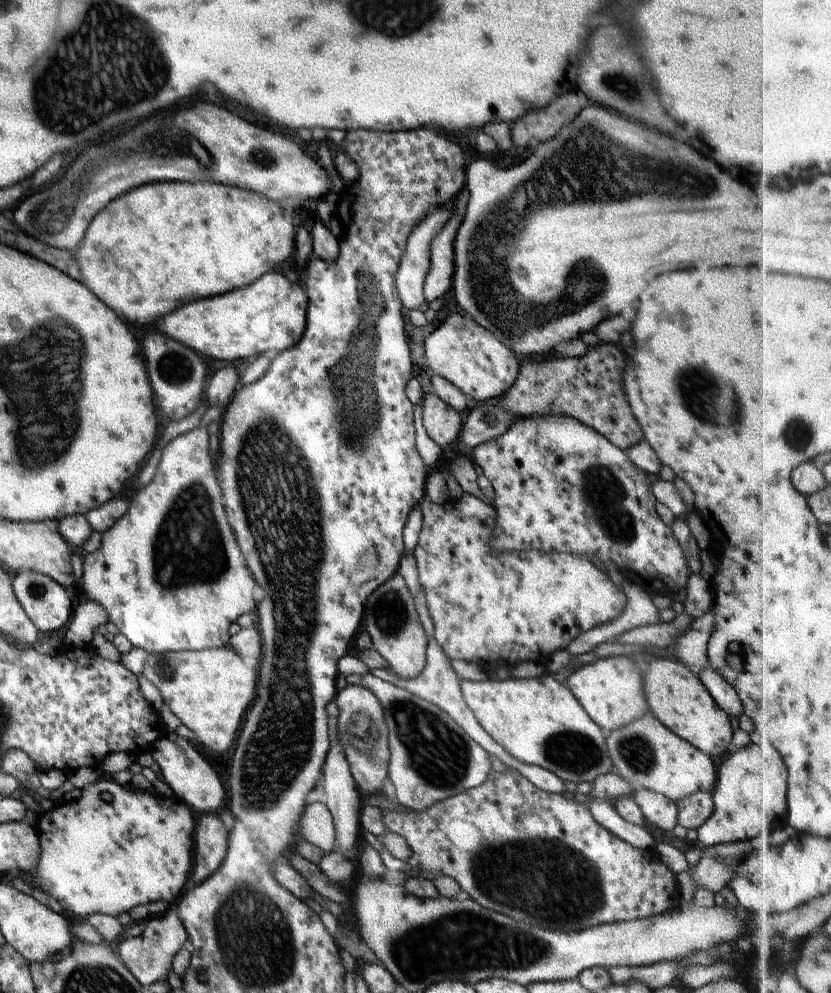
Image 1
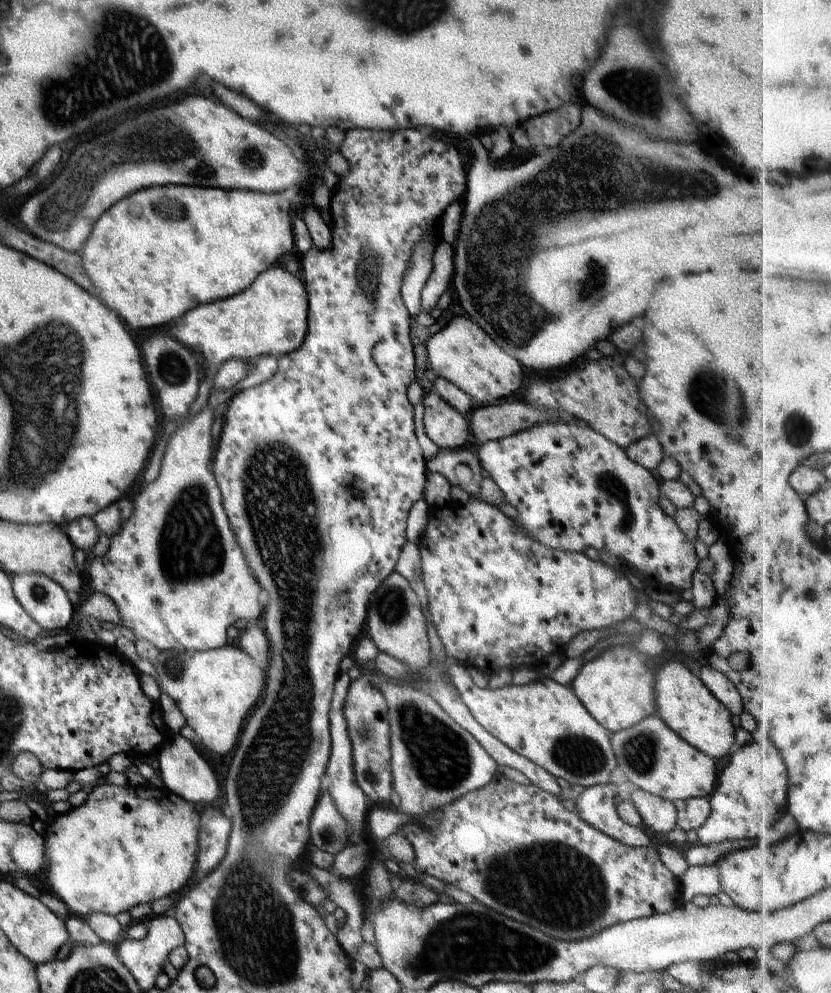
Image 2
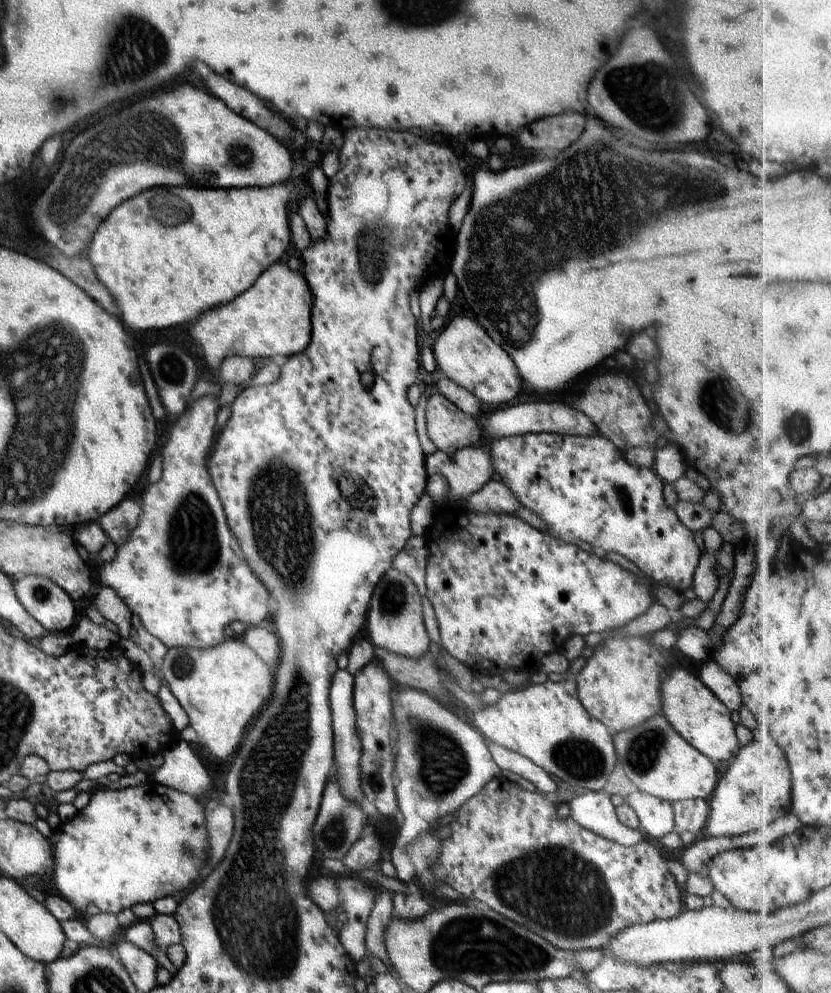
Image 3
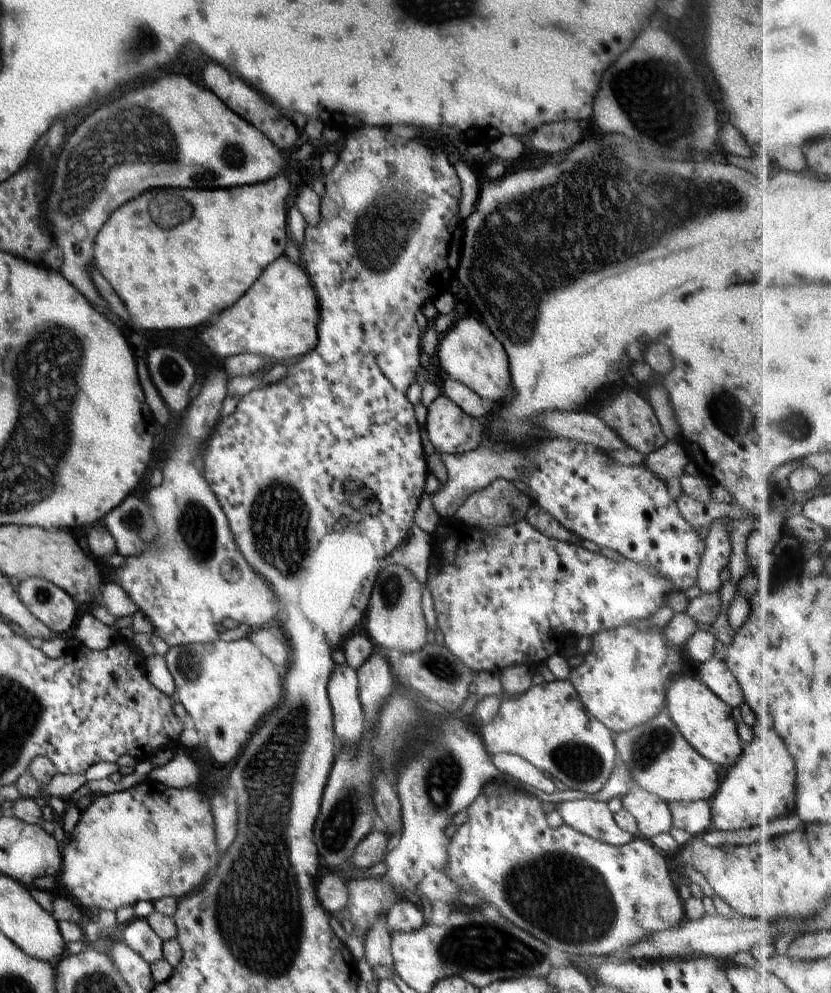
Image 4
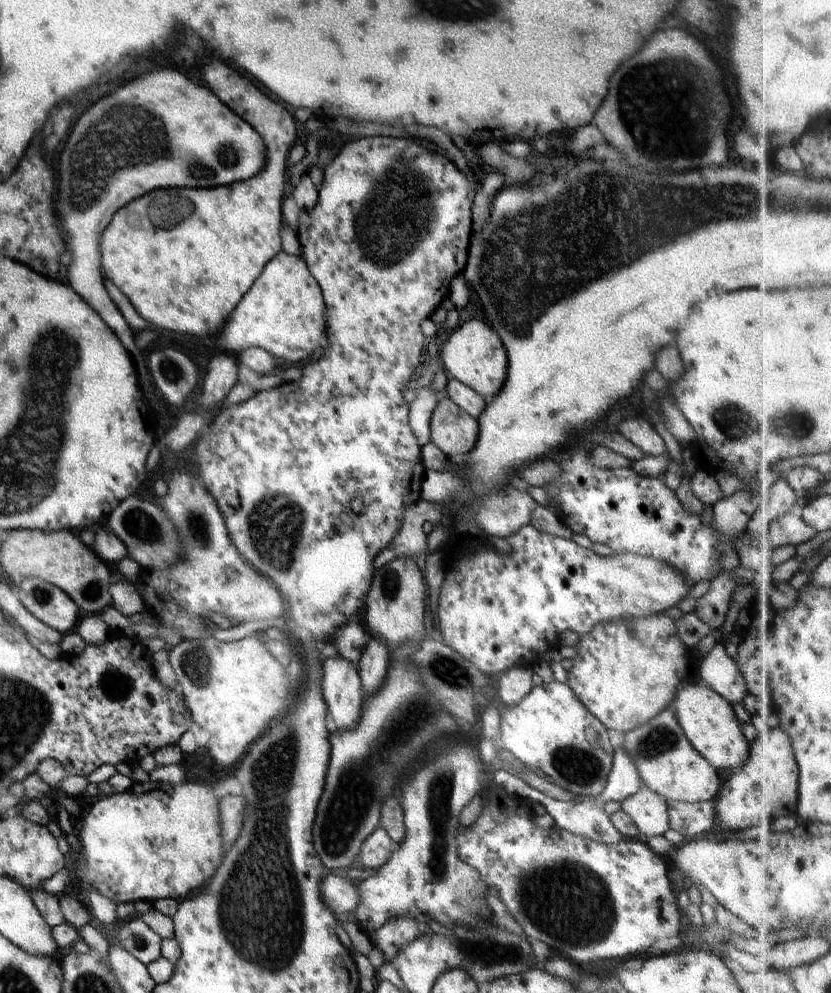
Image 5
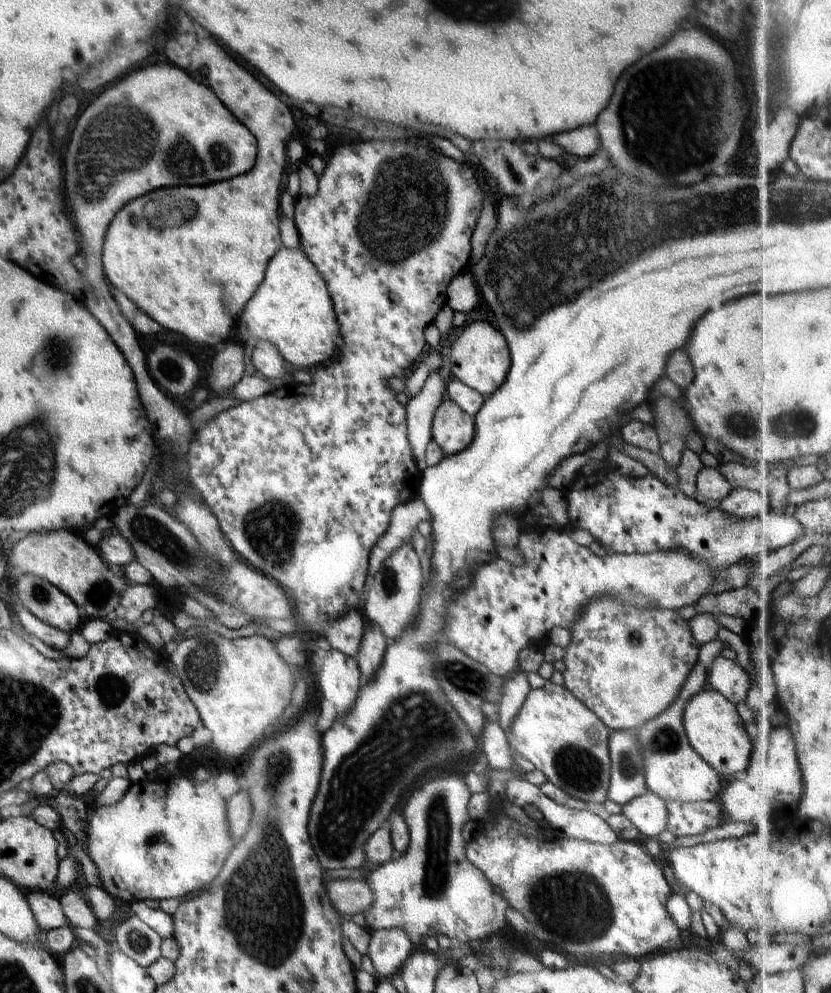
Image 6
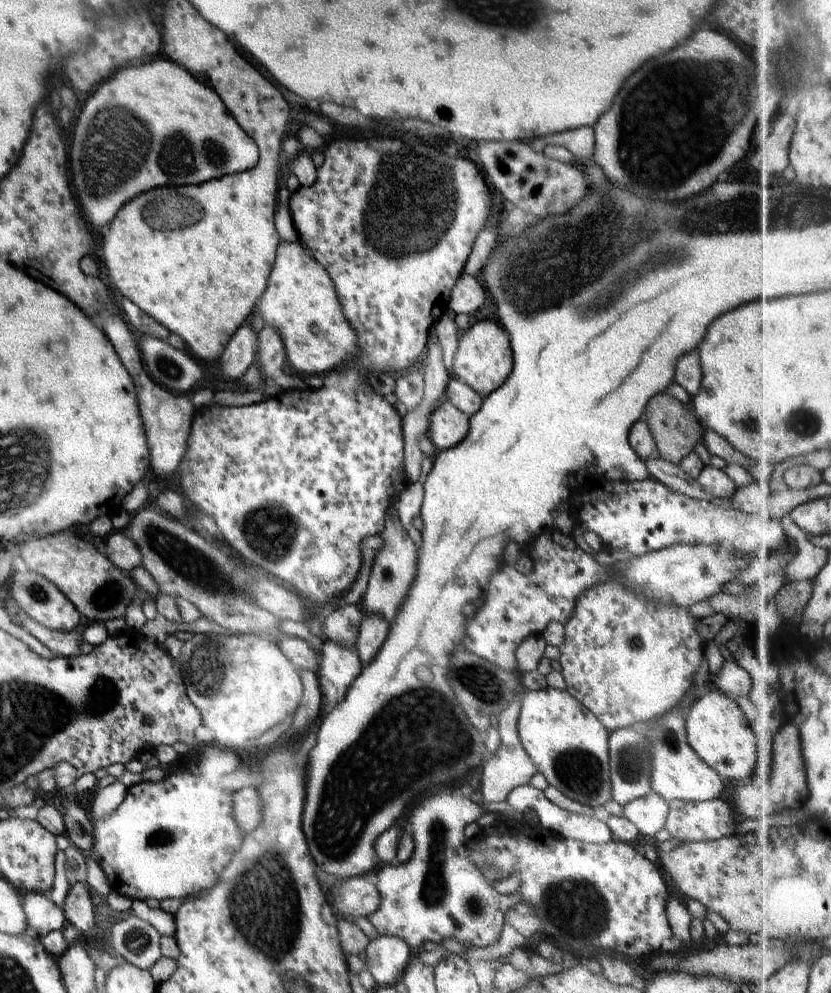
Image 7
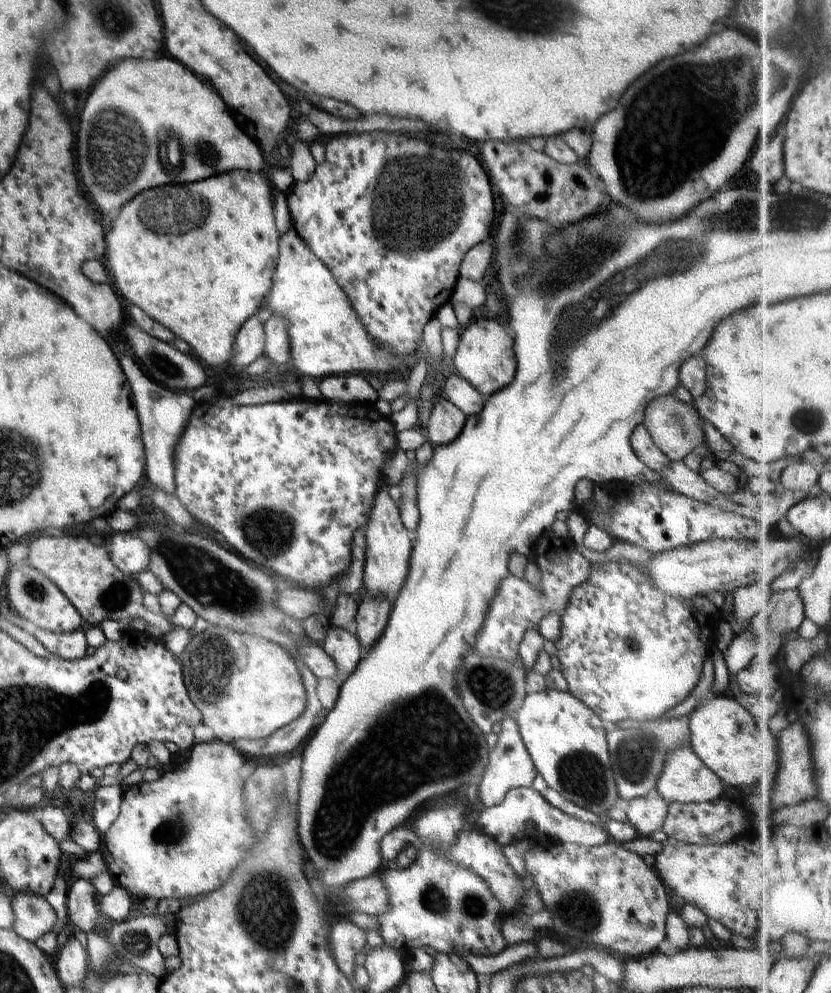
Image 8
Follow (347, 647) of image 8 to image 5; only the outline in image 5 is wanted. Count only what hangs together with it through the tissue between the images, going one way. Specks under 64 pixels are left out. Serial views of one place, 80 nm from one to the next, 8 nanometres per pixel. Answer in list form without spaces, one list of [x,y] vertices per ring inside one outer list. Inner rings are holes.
[[[342,655],[322,662],[321,691],[337,730],[352,730],[361,713],[363,686],[357,666]]]

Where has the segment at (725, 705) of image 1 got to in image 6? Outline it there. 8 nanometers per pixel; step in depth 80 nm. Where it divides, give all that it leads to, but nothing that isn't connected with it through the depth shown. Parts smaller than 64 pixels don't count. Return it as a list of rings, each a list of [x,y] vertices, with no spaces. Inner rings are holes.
[[[723,652],[707,670],[706,682],[710,688],[742,707],[747,699],[751,678],[730,654]]]

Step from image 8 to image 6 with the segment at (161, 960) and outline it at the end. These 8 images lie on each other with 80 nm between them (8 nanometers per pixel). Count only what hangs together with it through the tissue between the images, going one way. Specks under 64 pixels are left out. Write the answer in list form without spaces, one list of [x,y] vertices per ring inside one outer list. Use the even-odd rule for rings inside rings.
[[[134,914],[117,926],[114,940],[113,946],[142,968],[147,969],[161,957],[163,938]]]

